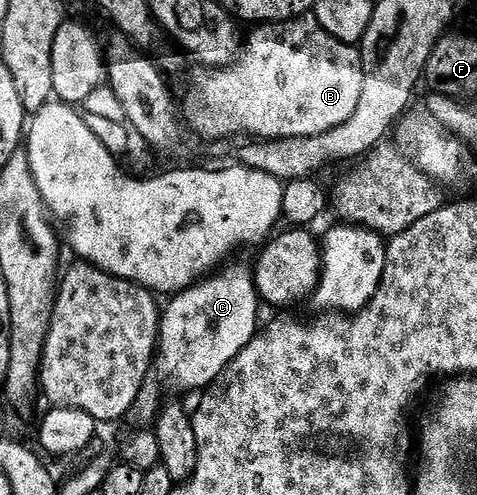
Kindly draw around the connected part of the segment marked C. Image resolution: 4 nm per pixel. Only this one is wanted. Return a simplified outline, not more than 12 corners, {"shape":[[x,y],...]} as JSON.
{"shape":[[224,266],[162,308],[153,377],[129,414],[159,383],[210,388],[256,335],[252,268]]}

